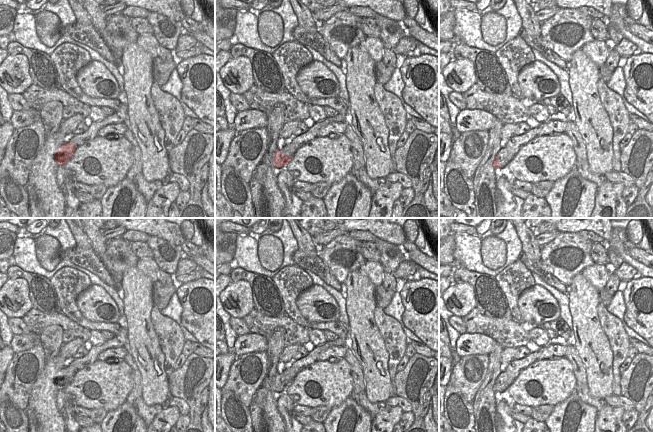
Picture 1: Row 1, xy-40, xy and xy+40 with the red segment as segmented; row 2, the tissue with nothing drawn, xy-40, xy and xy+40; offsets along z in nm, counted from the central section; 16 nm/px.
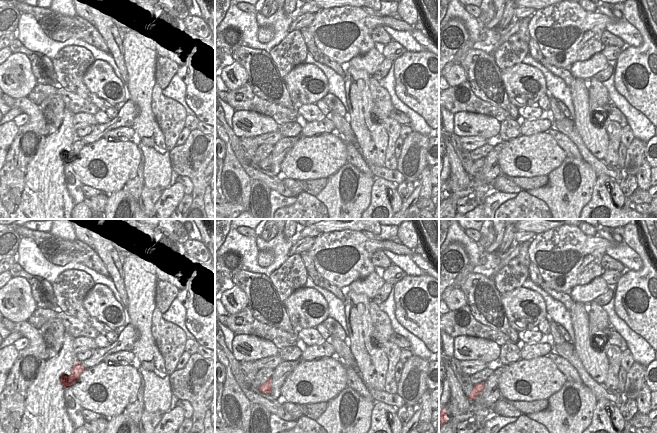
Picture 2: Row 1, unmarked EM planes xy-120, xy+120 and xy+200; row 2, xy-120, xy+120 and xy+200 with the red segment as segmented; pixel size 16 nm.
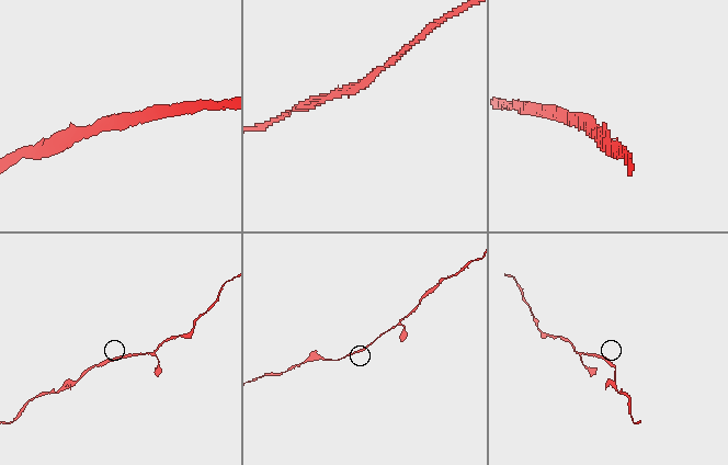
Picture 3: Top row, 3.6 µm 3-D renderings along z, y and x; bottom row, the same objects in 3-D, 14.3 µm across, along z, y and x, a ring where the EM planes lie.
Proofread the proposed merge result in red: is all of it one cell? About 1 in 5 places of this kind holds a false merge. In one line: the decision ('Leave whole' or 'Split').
Leave whole.

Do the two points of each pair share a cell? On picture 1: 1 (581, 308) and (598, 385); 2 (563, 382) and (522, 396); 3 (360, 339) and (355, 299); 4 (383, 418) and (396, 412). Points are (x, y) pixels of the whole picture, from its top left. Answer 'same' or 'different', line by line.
1: same
2: same
3: same
4: same

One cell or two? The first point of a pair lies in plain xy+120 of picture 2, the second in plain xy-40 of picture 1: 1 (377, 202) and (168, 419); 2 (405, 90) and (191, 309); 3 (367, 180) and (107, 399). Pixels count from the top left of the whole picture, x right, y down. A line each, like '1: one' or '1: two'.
1: one
2: one
3: two

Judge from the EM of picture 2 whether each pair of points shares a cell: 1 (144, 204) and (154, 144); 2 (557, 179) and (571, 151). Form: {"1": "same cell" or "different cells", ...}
{"1": "different cells", "2": "different cells"}

